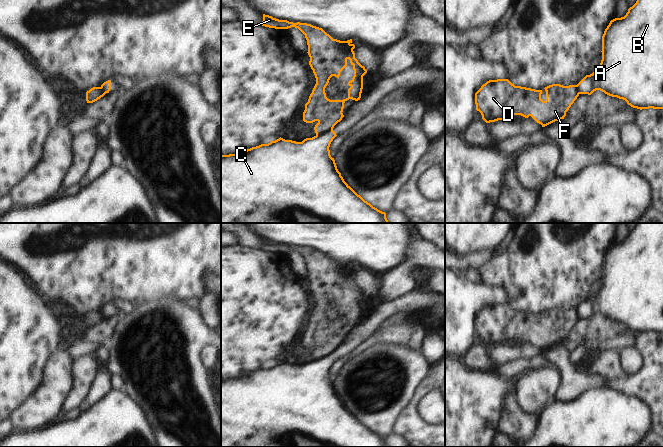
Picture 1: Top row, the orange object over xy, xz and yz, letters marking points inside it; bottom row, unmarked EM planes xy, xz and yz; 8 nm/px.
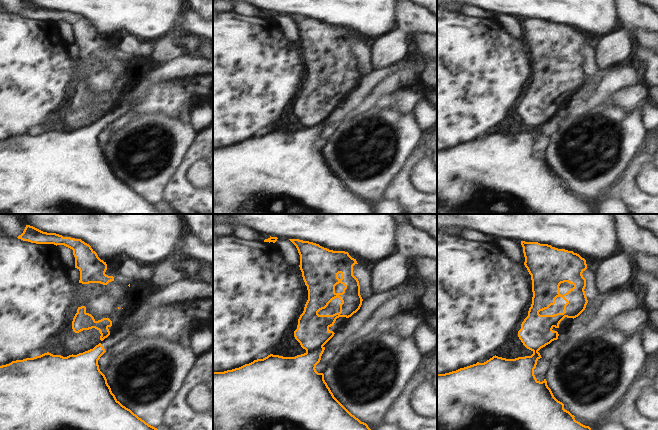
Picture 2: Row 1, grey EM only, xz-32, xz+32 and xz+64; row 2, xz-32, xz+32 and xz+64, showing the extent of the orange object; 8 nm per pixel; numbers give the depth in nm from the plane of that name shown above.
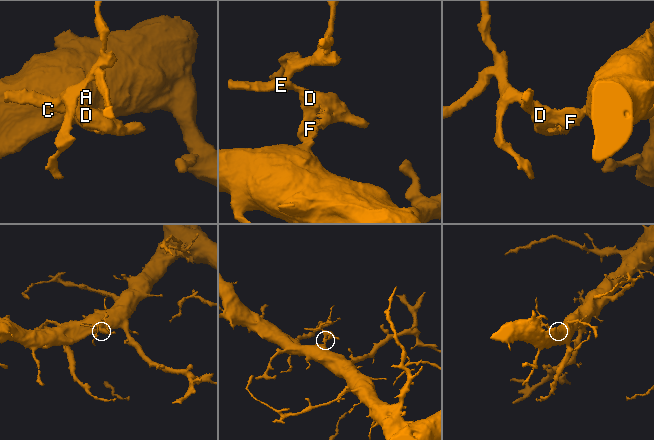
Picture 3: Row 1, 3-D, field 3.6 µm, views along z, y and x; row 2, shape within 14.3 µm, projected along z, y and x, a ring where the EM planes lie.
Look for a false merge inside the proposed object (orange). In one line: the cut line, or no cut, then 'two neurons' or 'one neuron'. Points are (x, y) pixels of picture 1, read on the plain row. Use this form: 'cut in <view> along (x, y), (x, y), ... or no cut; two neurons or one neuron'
cut in xz along (332, 352), (316, 360); two neurons

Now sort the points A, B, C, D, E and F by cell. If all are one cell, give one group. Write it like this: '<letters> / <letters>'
A B C / D E F

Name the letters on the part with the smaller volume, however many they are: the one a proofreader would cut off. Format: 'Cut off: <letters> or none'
Cut off: D, E, F

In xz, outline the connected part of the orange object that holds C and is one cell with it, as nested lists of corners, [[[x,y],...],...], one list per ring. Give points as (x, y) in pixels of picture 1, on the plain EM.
[[[332,353],[325,358],[306,362],[302,366],[285,364],[280,361],[268,368],[261,368],[241,377],[221,379],[221,447],[390,447],[385,436],[365,425],[344,405],[329,374],[336,360]]]

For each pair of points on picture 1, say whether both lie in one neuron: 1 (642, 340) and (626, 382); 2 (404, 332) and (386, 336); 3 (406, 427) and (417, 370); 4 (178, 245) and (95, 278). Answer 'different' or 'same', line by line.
1: same
2: same
3: different
4: same

